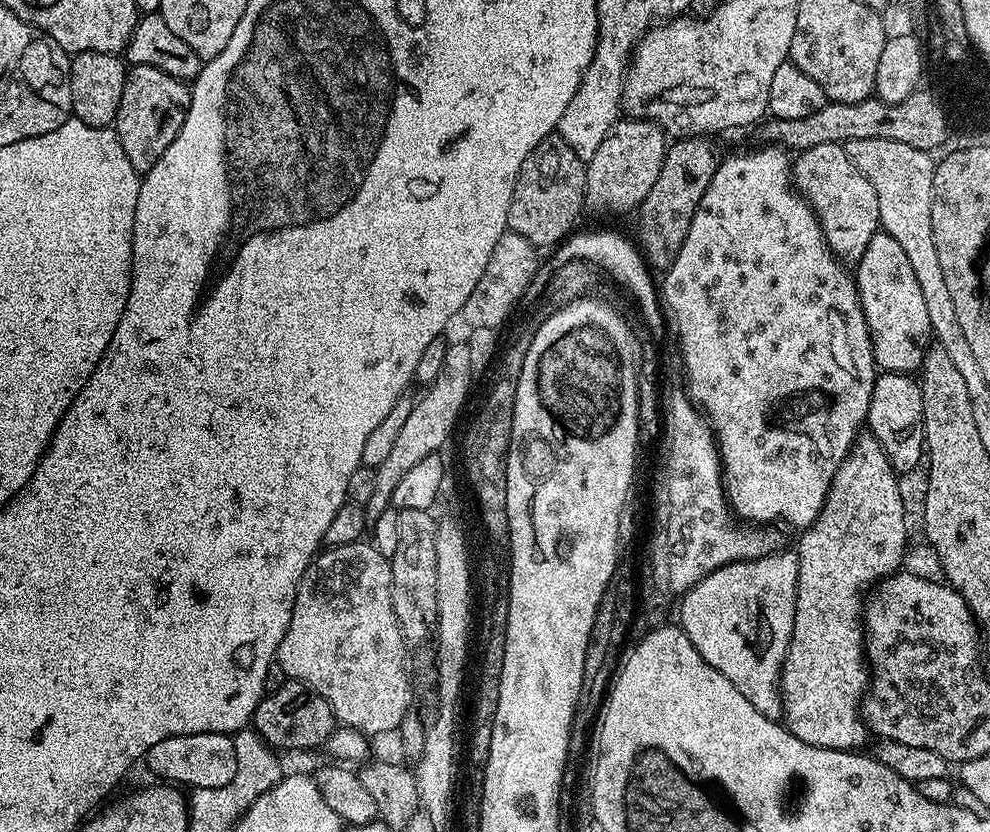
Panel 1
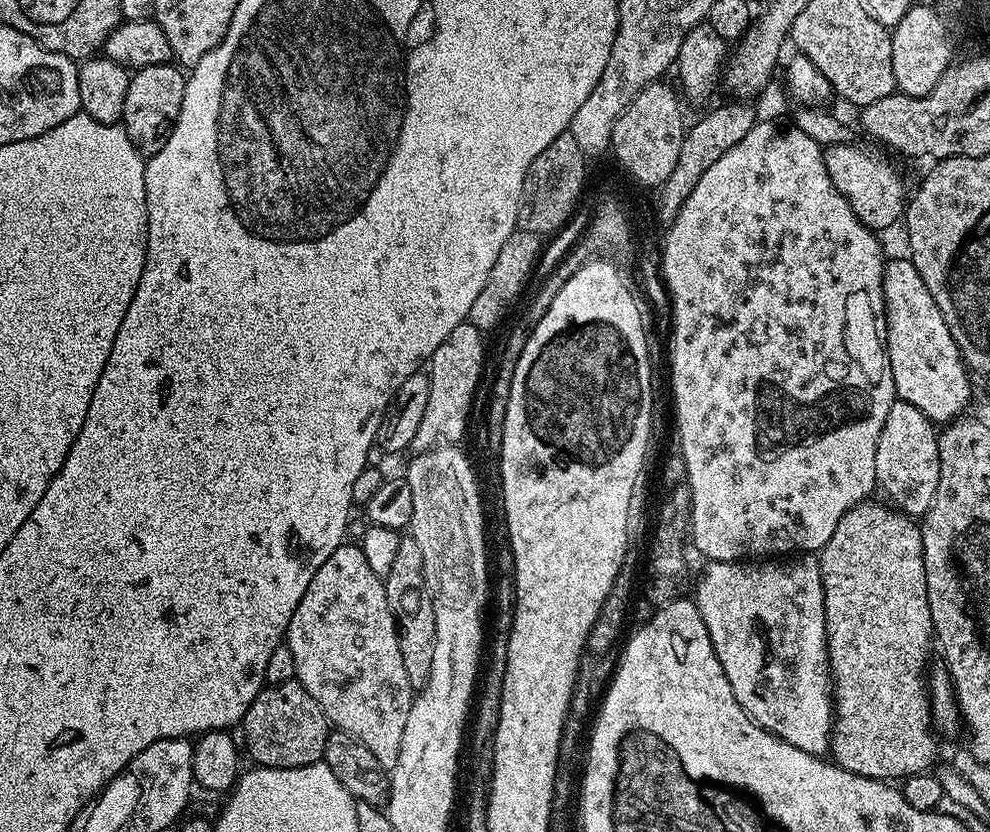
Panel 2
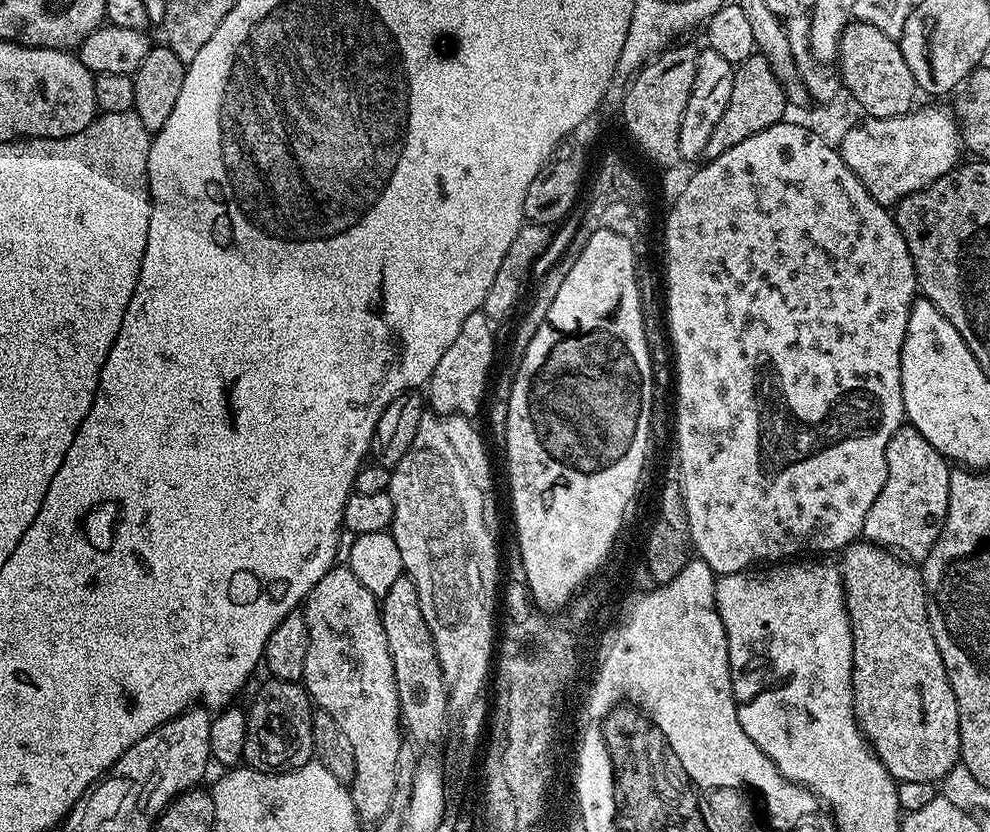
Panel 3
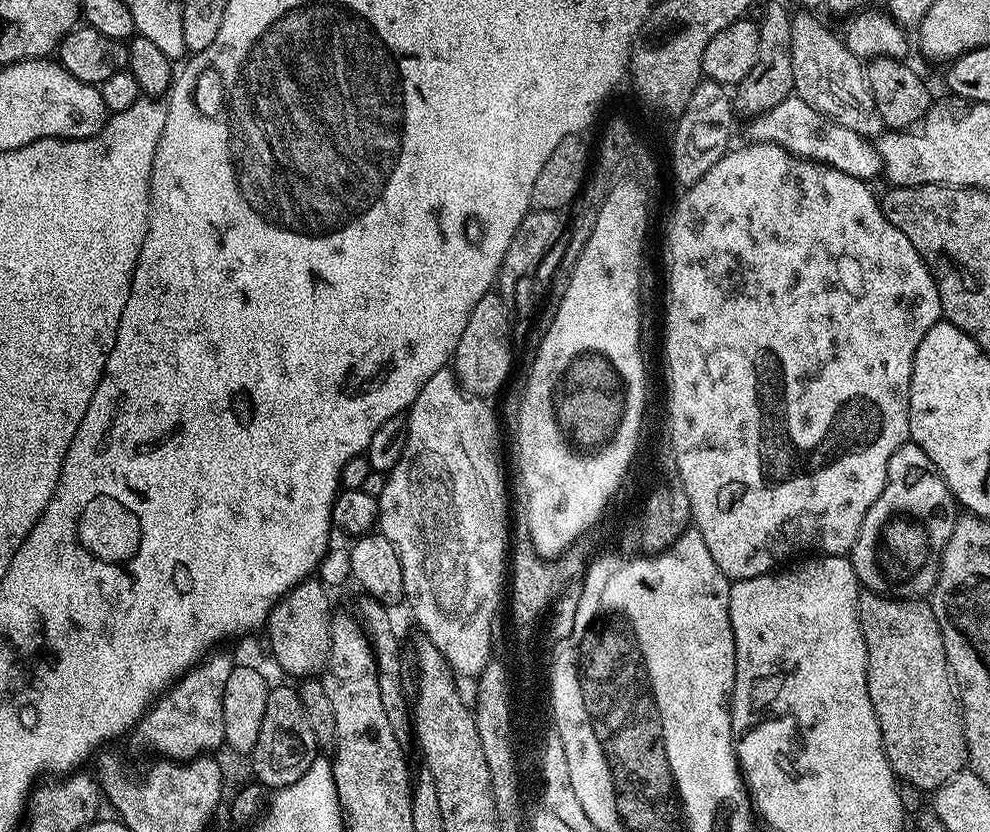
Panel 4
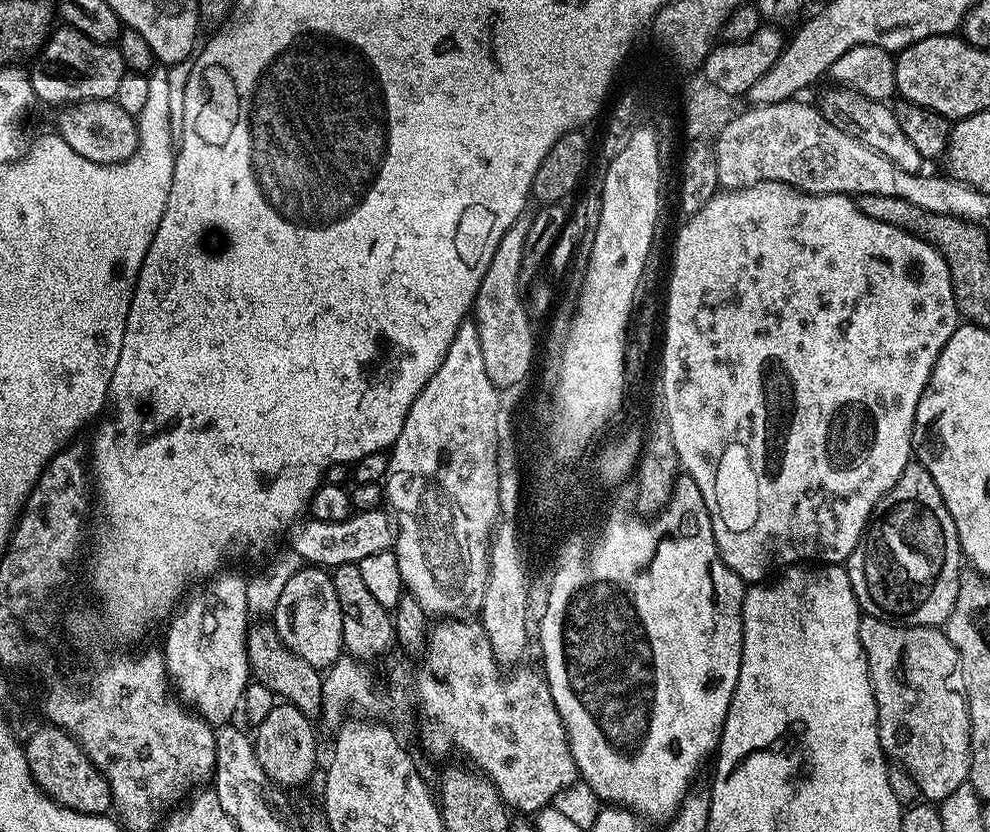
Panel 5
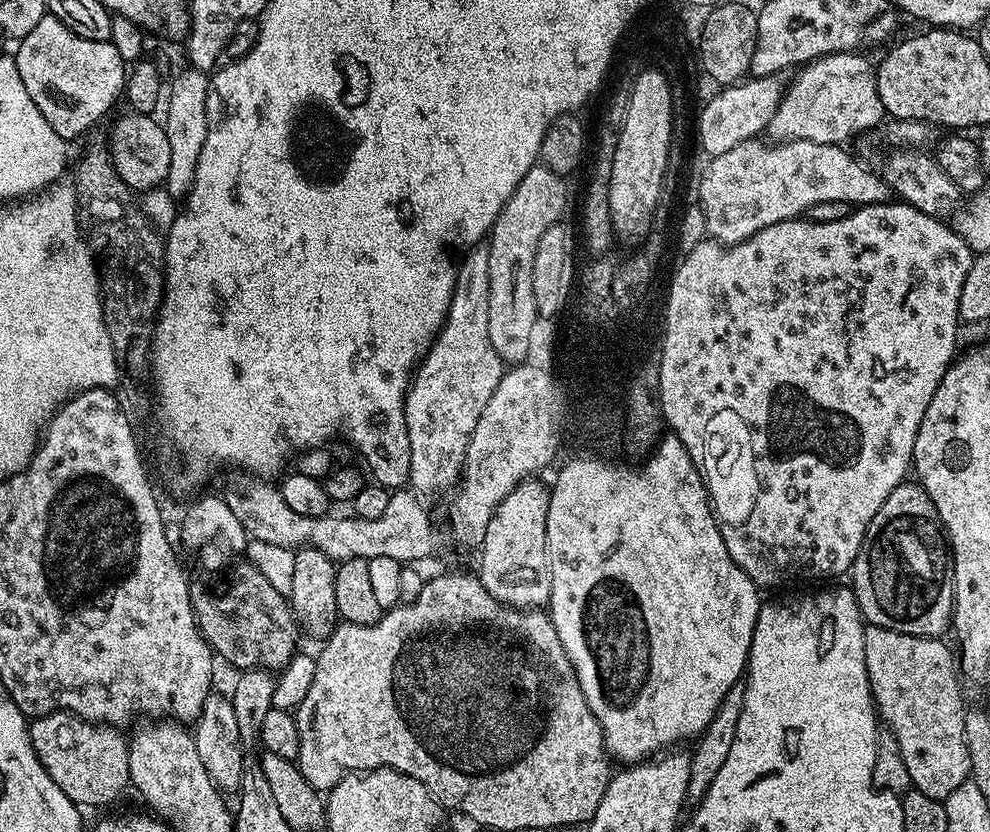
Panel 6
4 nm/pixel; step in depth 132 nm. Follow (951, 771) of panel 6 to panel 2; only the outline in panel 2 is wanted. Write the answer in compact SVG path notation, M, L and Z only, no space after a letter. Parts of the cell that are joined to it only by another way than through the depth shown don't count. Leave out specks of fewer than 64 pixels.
M865 502L855 504L851 510L838 522L834 534L830 534L830 542L820 549L818 563L822 574L824 587L824 617L826 618L826 638L828 639L828 670L830 687L834 697L834 719L832 722L832 738L830 741L830 756L840 767L859 776L871 780L896 782L905 776L917 776L920 772L929 771L933 766L932 759L936 756L937 733L932 729L932 702L928 699L926 687L926 669L929 667L928 647L933 647L934 633L930 606L926 594L926 570L922 554L922 534L920 524L905 512L893 510L887 503L872 504Z

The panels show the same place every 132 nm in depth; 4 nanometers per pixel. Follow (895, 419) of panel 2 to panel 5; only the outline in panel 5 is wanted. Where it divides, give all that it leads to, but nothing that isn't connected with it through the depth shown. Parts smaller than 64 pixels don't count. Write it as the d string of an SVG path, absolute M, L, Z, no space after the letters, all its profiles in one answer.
M910 462L902 470L902 478L876 503L864 536L846 561L861 613L909 628L934 628L947 621L958 598L960 564L954 518L950 518L934 478L919 462Z

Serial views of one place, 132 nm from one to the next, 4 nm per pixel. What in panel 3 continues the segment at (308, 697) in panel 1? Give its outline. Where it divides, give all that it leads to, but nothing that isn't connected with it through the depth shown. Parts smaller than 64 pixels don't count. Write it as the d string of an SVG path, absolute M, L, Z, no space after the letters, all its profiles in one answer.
M265 679L252 705L246 708L243 763L260 772L293 772L313 759L312 713L314 705L299 683Z

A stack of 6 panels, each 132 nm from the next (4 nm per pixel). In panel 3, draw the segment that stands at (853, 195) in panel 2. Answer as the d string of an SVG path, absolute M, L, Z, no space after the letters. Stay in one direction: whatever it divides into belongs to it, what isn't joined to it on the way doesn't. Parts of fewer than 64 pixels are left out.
M932 102L929 108L916 106L911 112L894 118L868 116L852 130L847 131L838 147L840 157L842 162L846 162L846 166L850 166L850 170L856 175L858 182L862 182L862 186L866 186L866 190L870 194L870 198L874 198L874 202L885 206L895 206L910 194L921 192L923 188L930 186L930 182L942 178L942 174L946 174L951 168L955 168L957 164L961 163L960 125L951 107L939 108L936 104L939 103Z

